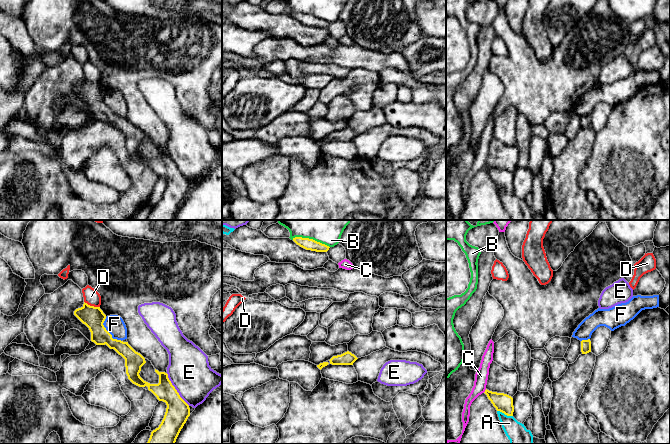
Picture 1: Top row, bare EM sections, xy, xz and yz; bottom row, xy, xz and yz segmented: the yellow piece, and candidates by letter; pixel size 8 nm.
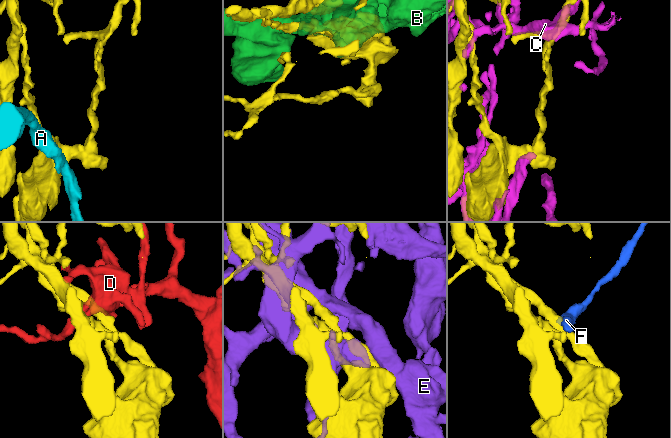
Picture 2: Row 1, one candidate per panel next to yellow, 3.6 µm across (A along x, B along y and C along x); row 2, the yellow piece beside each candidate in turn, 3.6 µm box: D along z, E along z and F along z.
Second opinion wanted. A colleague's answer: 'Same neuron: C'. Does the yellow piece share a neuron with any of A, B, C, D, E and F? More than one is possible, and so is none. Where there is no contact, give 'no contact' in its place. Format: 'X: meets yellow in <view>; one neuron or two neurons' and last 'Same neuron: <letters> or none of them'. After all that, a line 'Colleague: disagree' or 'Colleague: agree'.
A: meets yellow in yz; two neurons
B: meets yellow in xz; two neurons
C: meets yellow in yz; two neurons
D: meets yellow in xy; two neurons
E: meets yellow in xy; two neurons
F: meets yellow in xy; two neurons
Same neuron: none of them
Colleague: disagree

